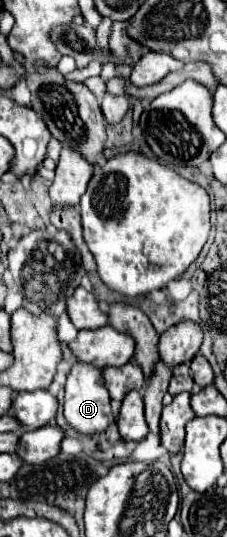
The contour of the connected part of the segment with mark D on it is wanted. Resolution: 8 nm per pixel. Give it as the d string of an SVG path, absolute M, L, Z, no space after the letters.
M76 362L66 380L66 396L64 396L64 418L78 434L100 434L112 422L114 414L110 408L110 396L106 386L102 386L102 372L94 366Z

